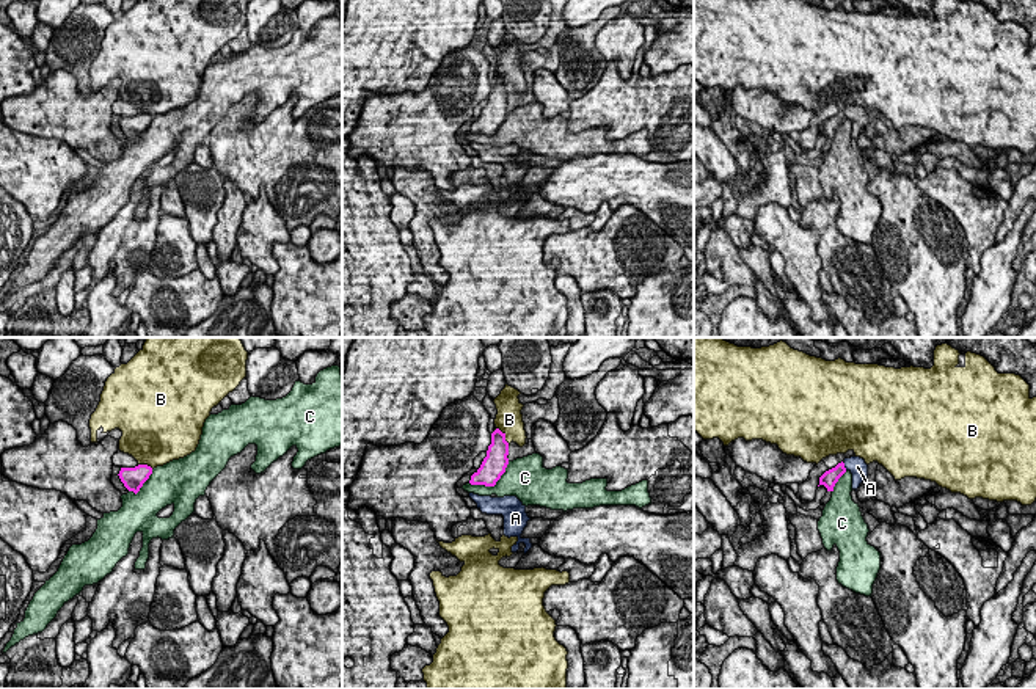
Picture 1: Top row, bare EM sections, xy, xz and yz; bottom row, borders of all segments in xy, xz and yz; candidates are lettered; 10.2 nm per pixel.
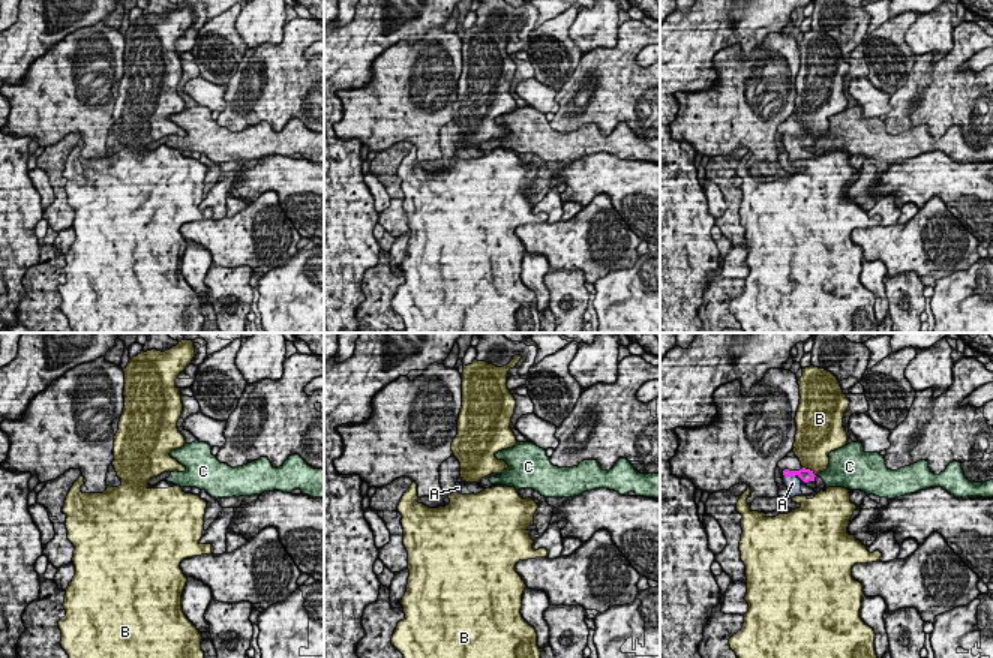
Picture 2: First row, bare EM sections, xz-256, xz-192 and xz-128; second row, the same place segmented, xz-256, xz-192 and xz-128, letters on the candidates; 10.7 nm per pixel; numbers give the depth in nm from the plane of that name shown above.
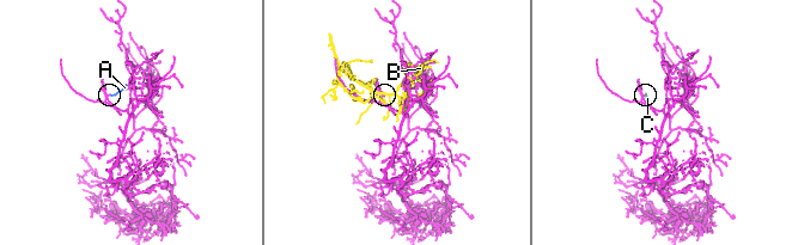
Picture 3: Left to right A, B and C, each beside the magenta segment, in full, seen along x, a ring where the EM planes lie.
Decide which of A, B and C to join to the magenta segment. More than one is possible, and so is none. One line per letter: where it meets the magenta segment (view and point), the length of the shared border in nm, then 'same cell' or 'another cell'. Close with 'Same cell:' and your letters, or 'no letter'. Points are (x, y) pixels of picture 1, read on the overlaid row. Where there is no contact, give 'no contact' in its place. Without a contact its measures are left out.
A: yz (843, 466) | 110 nm | same cell
B: xz (504, 437) | 240 nm | another cell
C: xz (493, 485) | 480 nm | another cell
Same cell: A

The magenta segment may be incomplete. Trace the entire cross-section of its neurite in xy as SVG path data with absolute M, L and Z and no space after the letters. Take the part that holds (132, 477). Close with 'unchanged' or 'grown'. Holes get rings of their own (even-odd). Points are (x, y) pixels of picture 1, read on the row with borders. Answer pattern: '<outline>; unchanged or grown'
M138 465L135 468L121 468L118 476L124 487L137 494L151 474L151 466Z; unchanged

